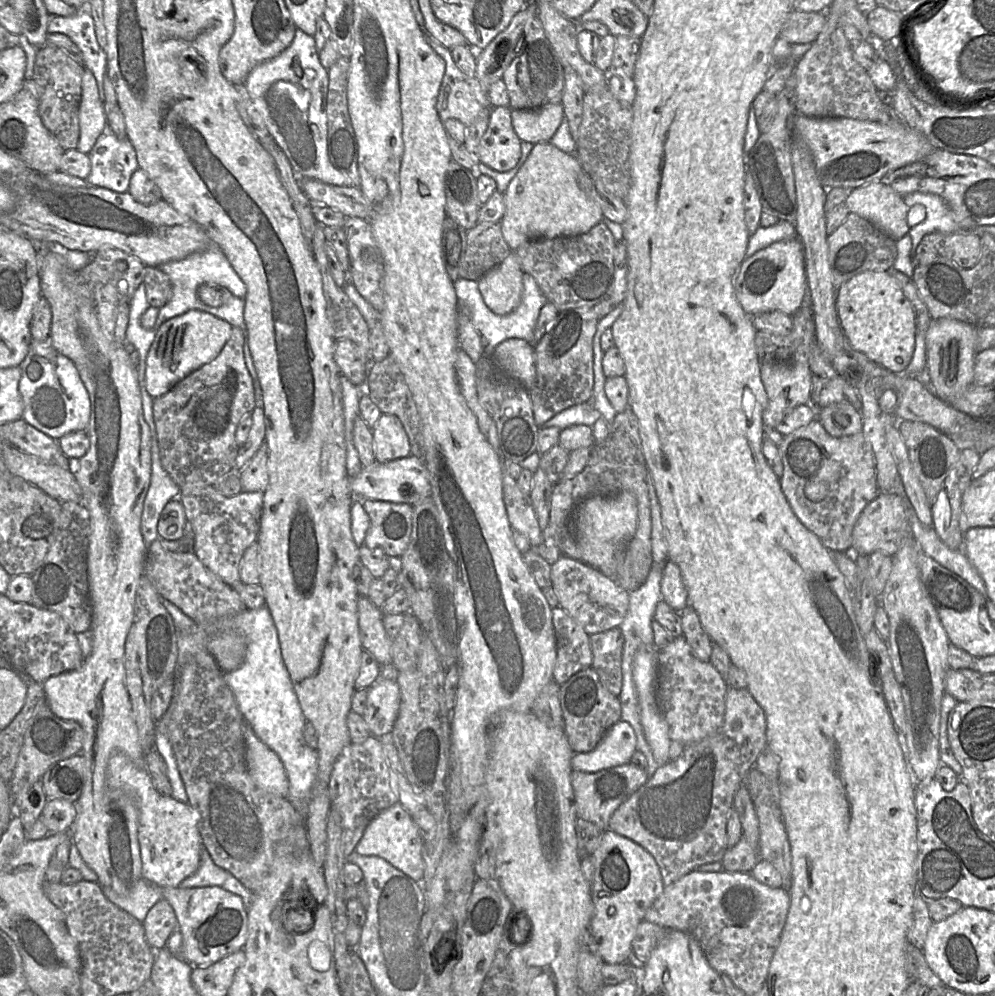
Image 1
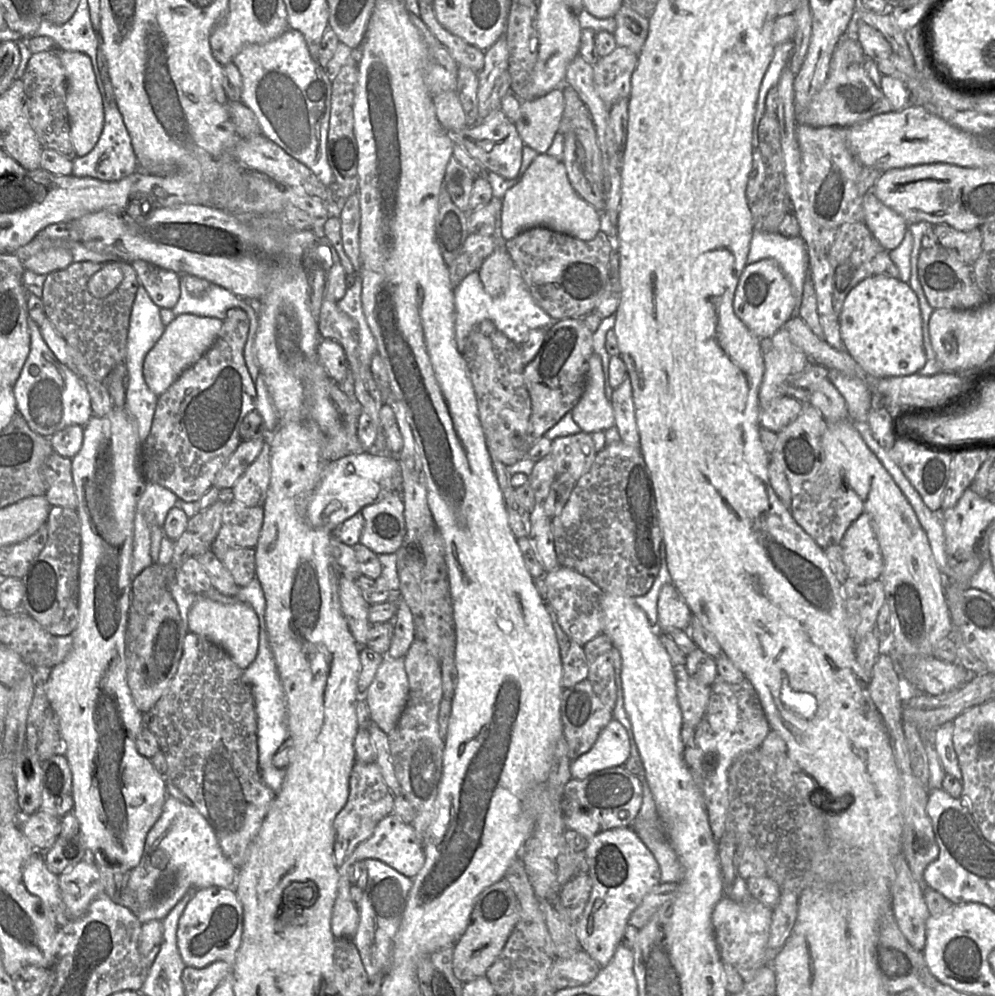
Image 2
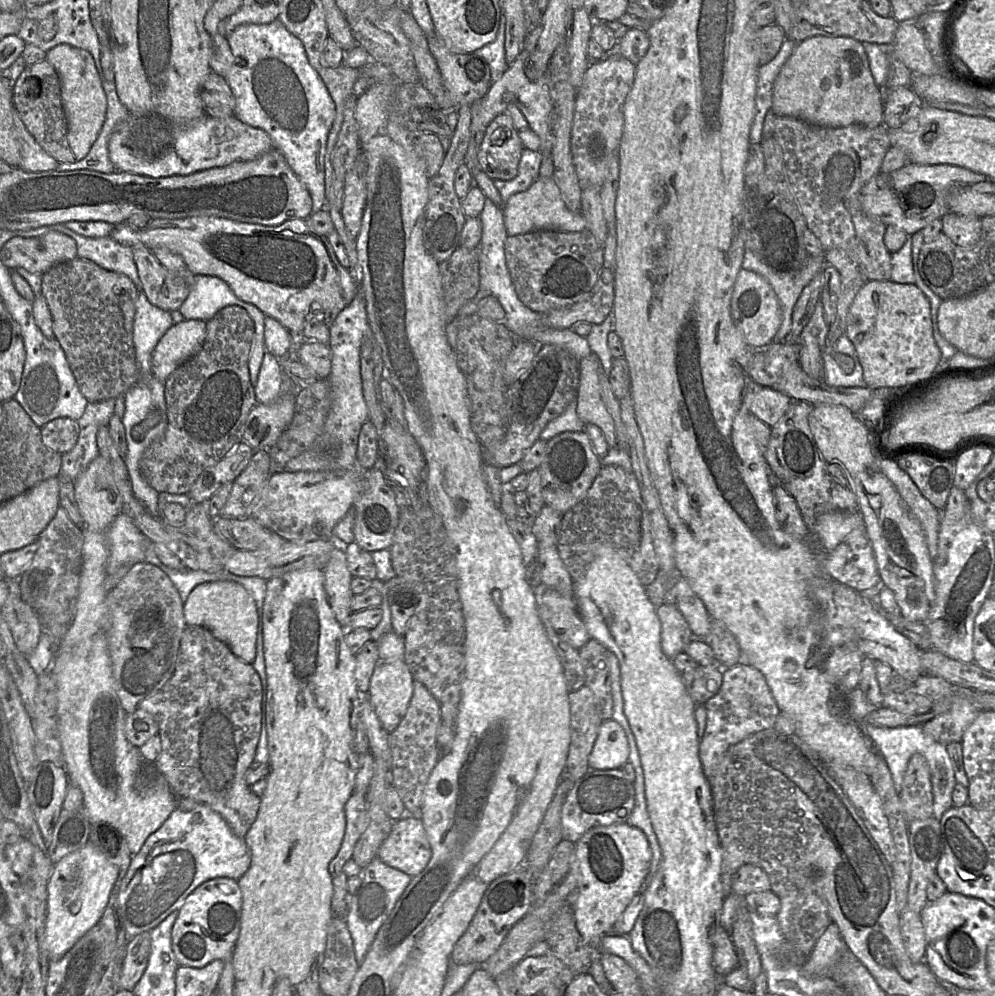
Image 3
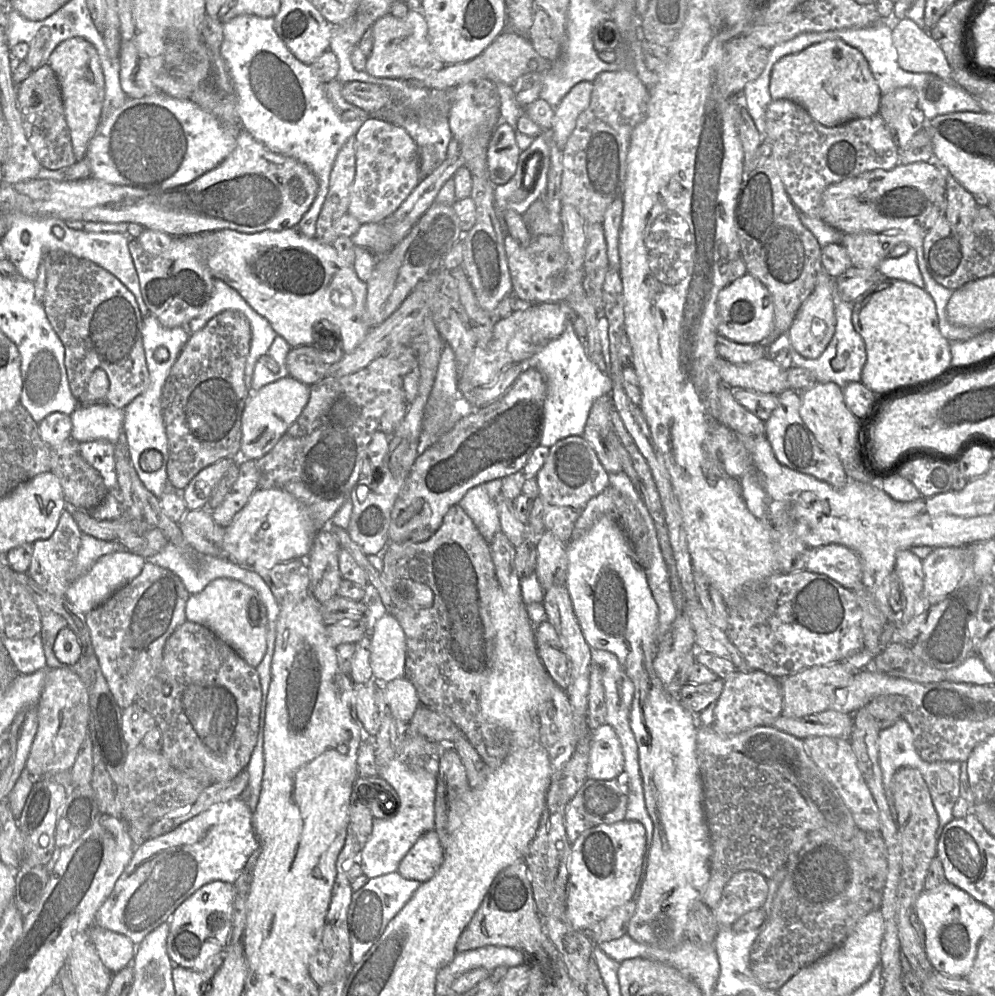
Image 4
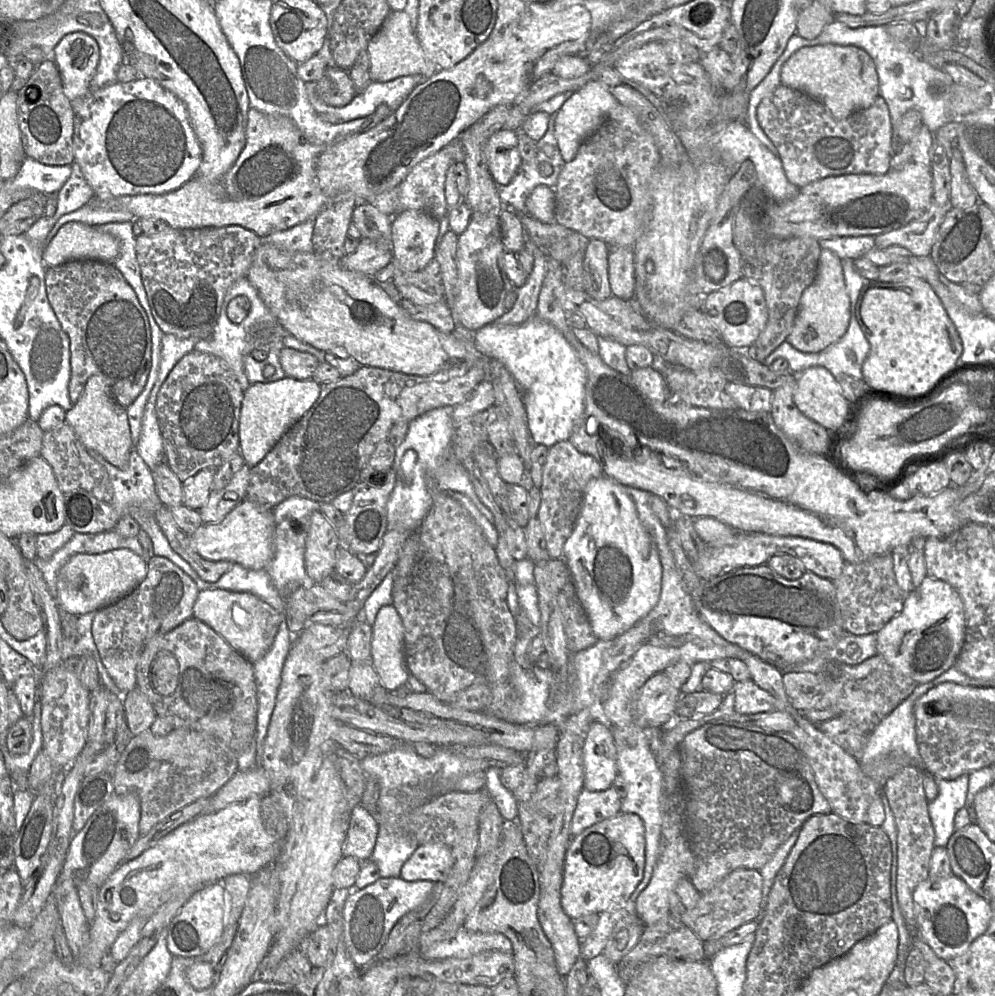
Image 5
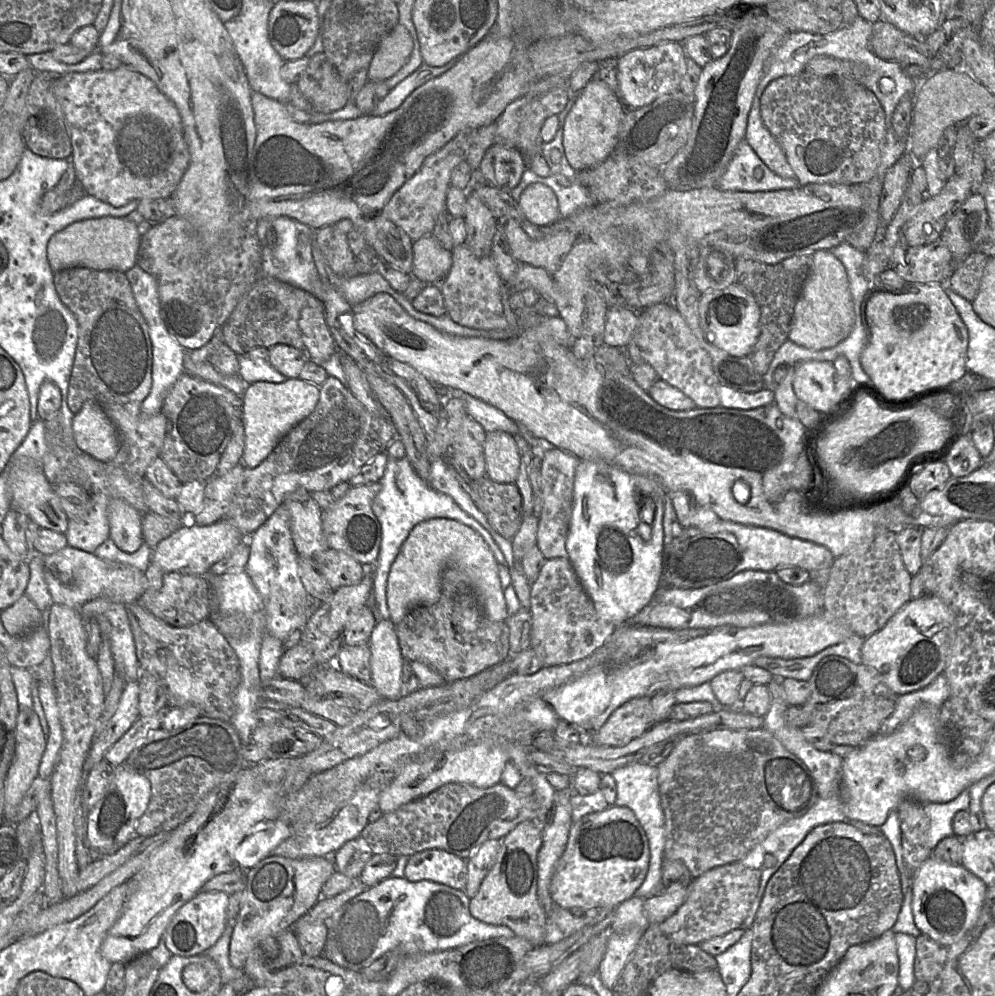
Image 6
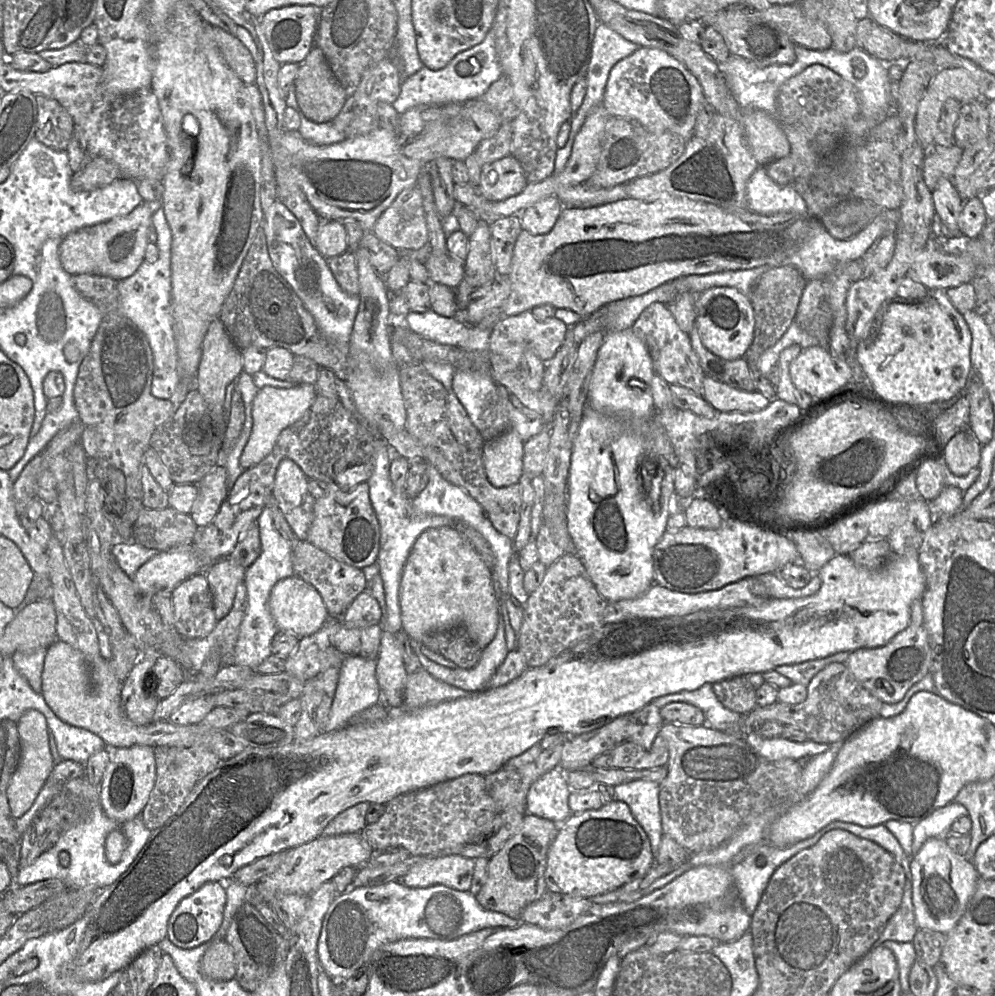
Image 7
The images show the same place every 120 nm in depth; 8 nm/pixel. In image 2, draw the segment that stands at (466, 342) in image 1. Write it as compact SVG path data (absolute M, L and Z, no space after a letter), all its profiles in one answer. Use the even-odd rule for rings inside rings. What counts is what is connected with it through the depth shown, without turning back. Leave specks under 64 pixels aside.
M518 268L510 270L509 284L499 297L487 294L481 283L479 272L473 272L454 288L455 305L455 341L462 354L469 333L483 320L490 320L496 329L505 334L514 343L521 345L534 329L549 329L557 320L550 317L533 299Z

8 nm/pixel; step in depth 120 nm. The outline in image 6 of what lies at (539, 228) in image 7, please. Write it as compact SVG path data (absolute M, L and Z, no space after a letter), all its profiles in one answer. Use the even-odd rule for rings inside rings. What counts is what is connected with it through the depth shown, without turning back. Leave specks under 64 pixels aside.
M542 183L527 186L518 203L528 221L536 226L549 225L560 217L555 193Z

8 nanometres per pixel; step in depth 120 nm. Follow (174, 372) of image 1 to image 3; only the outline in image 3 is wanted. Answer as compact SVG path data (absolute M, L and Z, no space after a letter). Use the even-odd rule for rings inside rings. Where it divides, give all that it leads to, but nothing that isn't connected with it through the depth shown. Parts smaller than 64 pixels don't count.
M184 319L163 335L151 357L153 375L162 382L202 347L207 332L207 322Z

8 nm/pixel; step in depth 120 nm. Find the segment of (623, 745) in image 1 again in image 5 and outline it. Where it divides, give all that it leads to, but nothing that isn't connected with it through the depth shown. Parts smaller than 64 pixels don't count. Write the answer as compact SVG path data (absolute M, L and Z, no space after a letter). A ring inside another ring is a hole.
M594 721L583 743L583 788L604 791L612 786L619 775L616 748L610 731Z

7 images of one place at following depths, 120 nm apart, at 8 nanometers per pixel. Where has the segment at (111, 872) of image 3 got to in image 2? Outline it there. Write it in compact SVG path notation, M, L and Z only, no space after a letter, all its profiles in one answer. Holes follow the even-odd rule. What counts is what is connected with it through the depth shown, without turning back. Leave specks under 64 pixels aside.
M80 860L58 875L59 888L70 915L83 915L93 899L104 891L104 884L96 866Z

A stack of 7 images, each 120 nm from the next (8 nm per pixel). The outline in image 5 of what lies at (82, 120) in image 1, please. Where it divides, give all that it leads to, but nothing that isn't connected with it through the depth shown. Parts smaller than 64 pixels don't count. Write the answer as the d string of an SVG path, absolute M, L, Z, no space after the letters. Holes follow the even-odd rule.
M83 32L65 35L54 47L52 58L72 107L75 101L91 92L91 80L99 63L99 54L96 40Z

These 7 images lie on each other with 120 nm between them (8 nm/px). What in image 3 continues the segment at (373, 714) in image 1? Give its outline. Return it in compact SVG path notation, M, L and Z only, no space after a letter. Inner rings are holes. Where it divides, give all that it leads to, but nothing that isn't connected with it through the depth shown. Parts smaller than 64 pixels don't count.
M404 658L377 662L365 696L387 732L394 731L403 719L413 695L413 683Z

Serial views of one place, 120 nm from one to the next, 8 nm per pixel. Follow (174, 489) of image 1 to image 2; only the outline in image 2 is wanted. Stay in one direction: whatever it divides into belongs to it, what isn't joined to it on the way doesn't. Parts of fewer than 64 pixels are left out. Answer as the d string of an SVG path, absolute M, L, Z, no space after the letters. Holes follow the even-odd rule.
M147 482L143 493L138 499L134 517L132 575L138 575L143 569L153 563L151 556L151 526L157 524L162 527L168 511L175 506L177 495L171 490L153 482Z

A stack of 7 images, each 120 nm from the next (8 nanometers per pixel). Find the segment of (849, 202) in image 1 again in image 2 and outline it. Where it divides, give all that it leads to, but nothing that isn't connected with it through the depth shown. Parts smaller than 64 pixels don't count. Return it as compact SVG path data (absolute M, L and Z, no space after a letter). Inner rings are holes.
M872 190L867 191L863 196L863 213L865 224L884 250L891 251L901 243L908 230L907 222L901 215L883 204Z

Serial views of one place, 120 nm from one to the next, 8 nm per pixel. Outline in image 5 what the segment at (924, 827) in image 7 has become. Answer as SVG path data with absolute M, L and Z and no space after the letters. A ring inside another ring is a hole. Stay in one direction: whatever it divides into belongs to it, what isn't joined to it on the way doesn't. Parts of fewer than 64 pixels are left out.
M966 774L953 780L934 778L938 795L928 802L928 813L935 834L934 845L945 847L955 831L954 816L959 809L964 807L969 778Z

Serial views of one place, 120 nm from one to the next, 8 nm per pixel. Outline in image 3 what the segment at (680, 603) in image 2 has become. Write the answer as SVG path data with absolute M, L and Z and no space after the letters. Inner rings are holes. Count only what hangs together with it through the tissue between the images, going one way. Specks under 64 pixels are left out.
M664 602L657 608L656 614L661 623L662 651L672 660L677 654L685 652L695 637L676 605Z

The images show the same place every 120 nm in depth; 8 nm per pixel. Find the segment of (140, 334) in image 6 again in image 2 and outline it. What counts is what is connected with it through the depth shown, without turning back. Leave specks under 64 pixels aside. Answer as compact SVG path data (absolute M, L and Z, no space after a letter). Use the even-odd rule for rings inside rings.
M118 259L117 267L123 273L118 287L103 298L96 298L89 292L88 283L91 277L103 269L108 262L78 262L46 275L42 301L47 317L55 329L65 339L68 352L76 365L76 373L86 381L103 382L107 375L119 364L126 362L127 341L130 318L140 282L131 262Z

